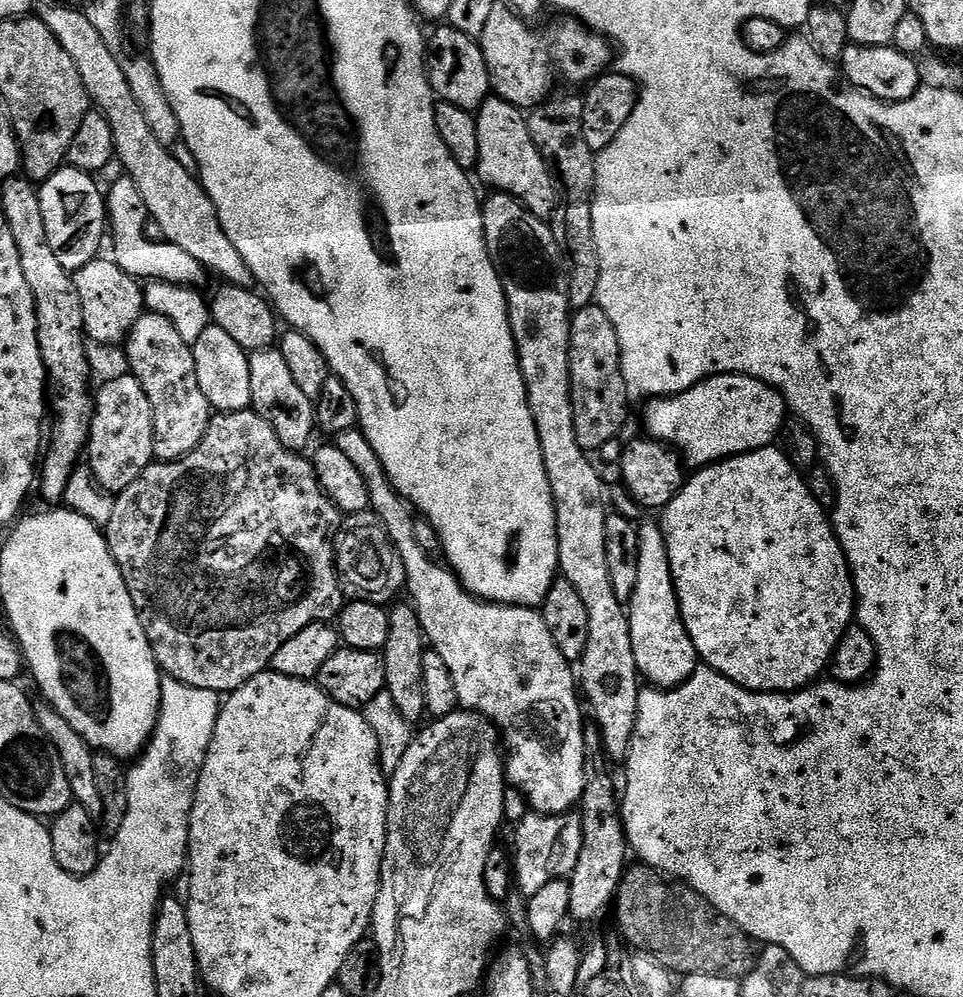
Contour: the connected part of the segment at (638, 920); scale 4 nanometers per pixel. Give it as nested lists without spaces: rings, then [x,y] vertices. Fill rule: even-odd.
[[[647,866],[629,867],[616,891],[614,913],[620,923],[620,932],[633,944],[632,948],[652,952],[669,972],[681,977],[690,974],[718,974],[731,980],[750,974],[756,962],[757,953],[752,952],[753,941],[730,918],[726,918],[702,894],[698,894],[683,882],[677,882]]]

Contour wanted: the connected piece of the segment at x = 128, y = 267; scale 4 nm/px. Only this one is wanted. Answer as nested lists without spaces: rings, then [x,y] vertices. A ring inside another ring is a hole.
[[[121,178],[112,189],[107,189],[106,203],[110,217],[110,244],[116,247],[114,259],[116,264],[126,274],[136,277],[141,282],[161,281],[165,284],[181,286],[200,286],[206,277],[206,270],[197,260],[190,258],[186,250],[167,242],[155,244],[144,237],[144,228],[136,224],[136,208],[138,212],[138,197],[134,182]]]

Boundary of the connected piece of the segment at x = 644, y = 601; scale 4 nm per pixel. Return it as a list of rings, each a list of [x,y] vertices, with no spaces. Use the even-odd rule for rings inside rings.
[[[656,522],[641,523],[639,530],[638,586],[634,586],[634,594],[626,608],[630,642],[634,646],[634,662],[641,677],[649,685],[667,690],[685,684],[696,673],[698,657],[694,642],[682,622],[664,532]]]

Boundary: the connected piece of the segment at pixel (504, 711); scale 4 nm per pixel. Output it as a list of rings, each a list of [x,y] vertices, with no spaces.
[[[359,427],[340,432],[334,443],[362,474],[368,490],[368,507],[386,526],[390,538],[400,555],[406,570],[406,596],[422,622],[424,639],[431,651],[446,662],[450,675],[454,678],[461,709],[477,712],[495,724],[501,734],[506,749],[506,780],[528,799],[531,811],[547,816],[557,816],[571,812],[577,807],[586,790],[586,770],[584,769],[584,726],[586,717],[580,713],[582,700],[578,695],[578,676],[573,665],[562,658],[550,630],[546,630],[543,615],[536,608],[520,608],[516,604],[494,604],[491,600],[481,600],[467,592],[451,568],[431,560],[418,543],[414,530],[417,513],[411,504],[397,492],[390,482],[374,446]]]

